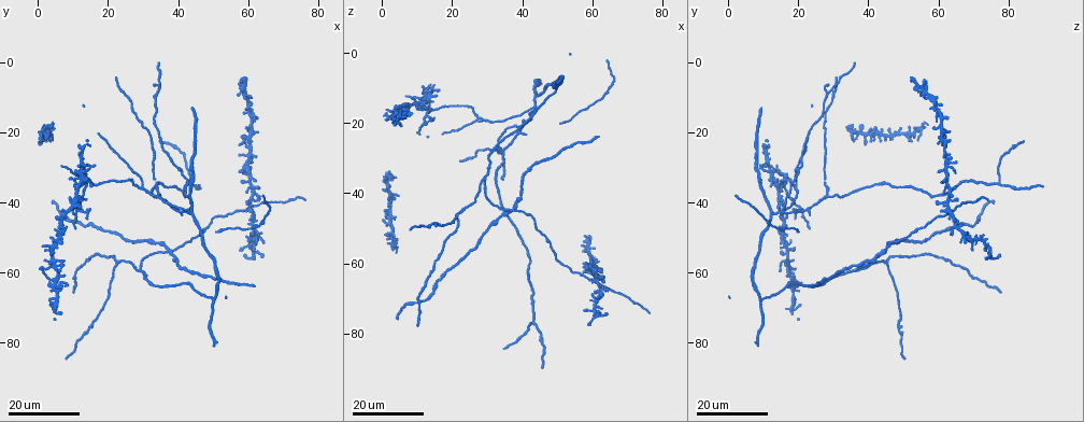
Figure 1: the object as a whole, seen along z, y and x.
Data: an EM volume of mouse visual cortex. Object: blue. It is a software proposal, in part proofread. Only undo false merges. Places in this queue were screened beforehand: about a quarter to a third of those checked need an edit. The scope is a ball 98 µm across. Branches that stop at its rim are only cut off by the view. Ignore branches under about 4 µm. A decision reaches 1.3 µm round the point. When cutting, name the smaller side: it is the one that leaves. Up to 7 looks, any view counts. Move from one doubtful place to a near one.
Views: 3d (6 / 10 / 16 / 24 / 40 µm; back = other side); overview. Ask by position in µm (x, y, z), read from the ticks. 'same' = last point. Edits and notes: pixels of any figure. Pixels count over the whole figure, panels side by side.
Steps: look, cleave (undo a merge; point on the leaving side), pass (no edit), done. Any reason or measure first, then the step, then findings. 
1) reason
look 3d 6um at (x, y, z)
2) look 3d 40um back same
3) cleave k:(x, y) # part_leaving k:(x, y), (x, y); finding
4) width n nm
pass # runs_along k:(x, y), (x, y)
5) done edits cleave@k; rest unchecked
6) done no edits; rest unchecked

looks like a crossing
look 3d 16um at (37.5, 53.0, 45.0)

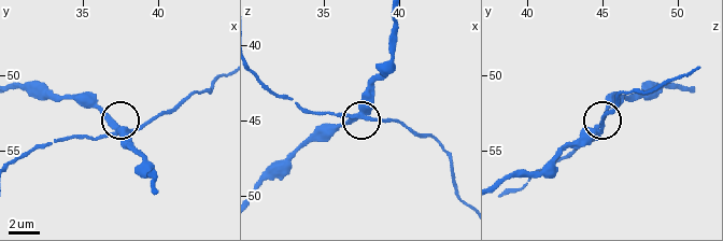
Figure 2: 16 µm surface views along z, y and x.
look 3d 10um at (37.4, 53.4, 44.6)

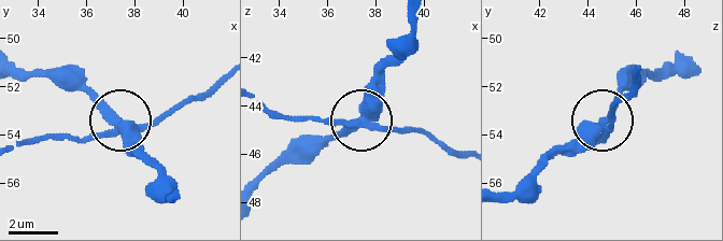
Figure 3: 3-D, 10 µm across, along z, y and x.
cleave 3:(96, 105) # part_leaving 3:(365, 122), (305, 144), (261, 171); a second neuron is stuck on

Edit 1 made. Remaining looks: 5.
look overview

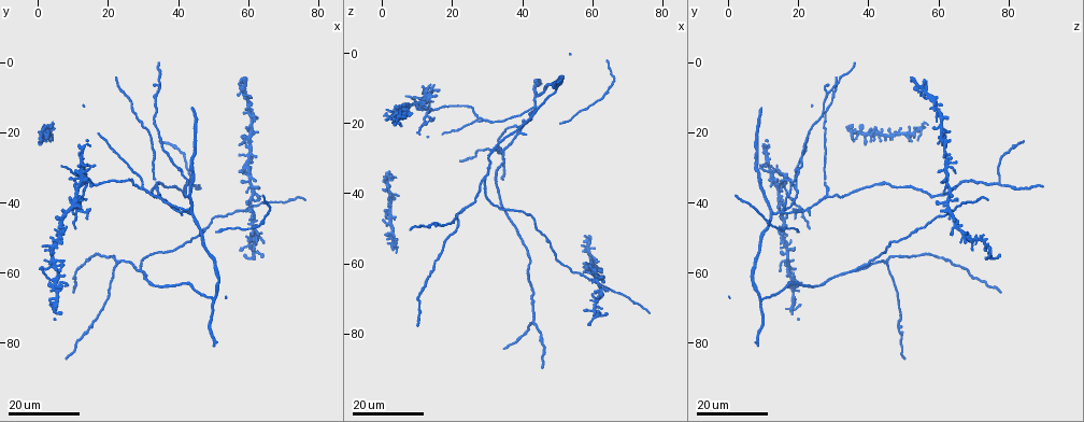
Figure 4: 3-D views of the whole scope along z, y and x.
side arm on a straight run
look 3d 16um at (28.5, 59.5, 36.0)

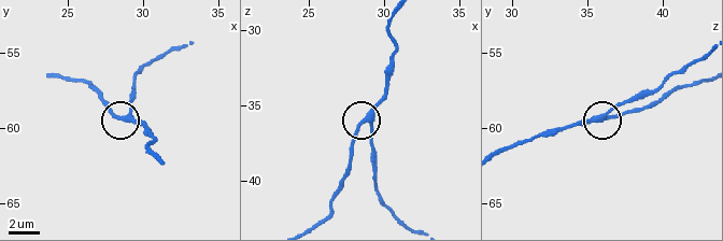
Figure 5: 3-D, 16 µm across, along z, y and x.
look 3d 6um at (28.8, 59.2, 36.0)

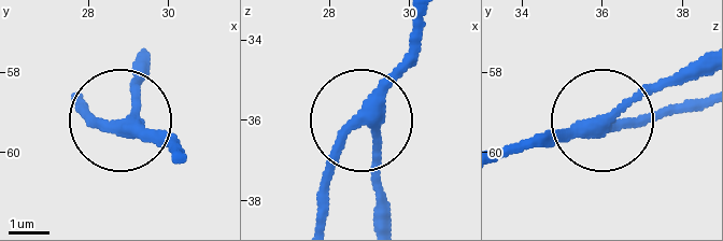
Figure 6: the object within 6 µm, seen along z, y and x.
width 290 nm
pass # runs_along 6:(176, 158), (78, 108); one neuron here

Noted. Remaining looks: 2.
three arms meet
look 3d 16um at (63.0, 40.5, 66.0)

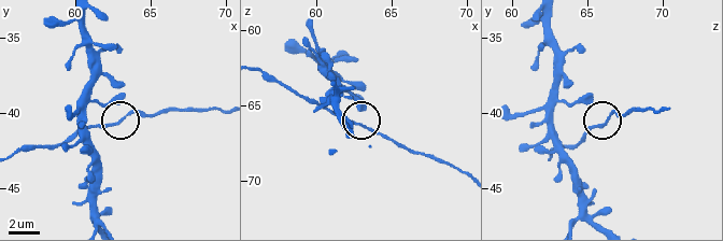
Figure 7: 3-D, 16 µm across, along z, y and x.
look 3d 10um at (63.6, 39.8, 66.6)

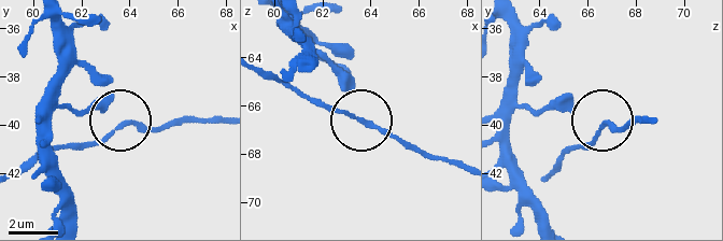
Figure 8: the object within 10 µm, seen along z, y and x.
arms 3
pass # runs_along 8:(544, 176), (604, 124), (612, 129), (635, 124); all the same neuron

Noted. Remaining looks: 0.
done edits cleave@3; rest unchecked

